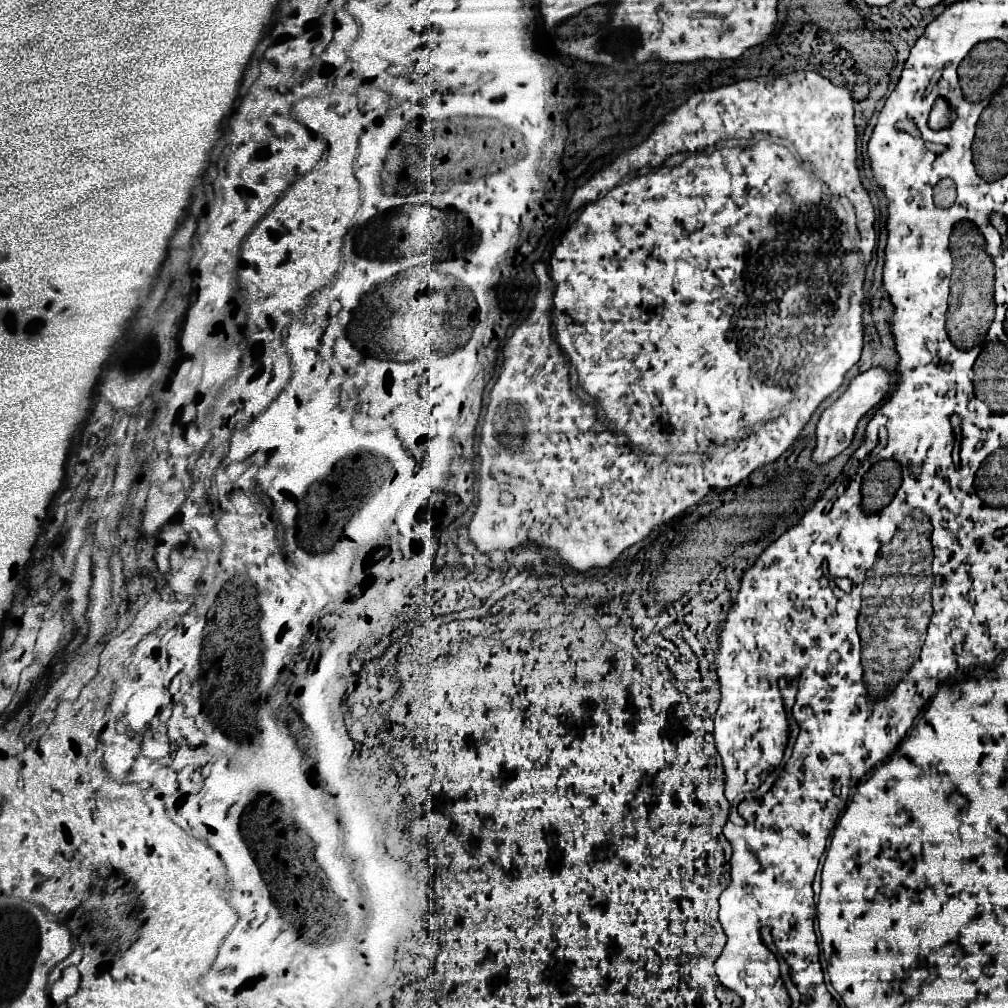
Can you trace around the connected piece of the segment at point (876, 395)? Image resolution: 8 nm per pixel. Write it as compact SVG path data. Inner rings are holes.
M874 366L866 372L862 372L860 376L856 376L848 390L830 406L822 412L820 416L820 422L818 422L818 428L816 428L816 448L814 448L814 460L818 464L824 464L828 462L830 458L834 458L836 454L840 454L844 448L850 446L852 442L852 436L854 436L854 430L856 430L856 424L858 420L870 410L874 408L876 404L880 404L886 394L890 392L892 388L892 374L882 368L882 366Z

